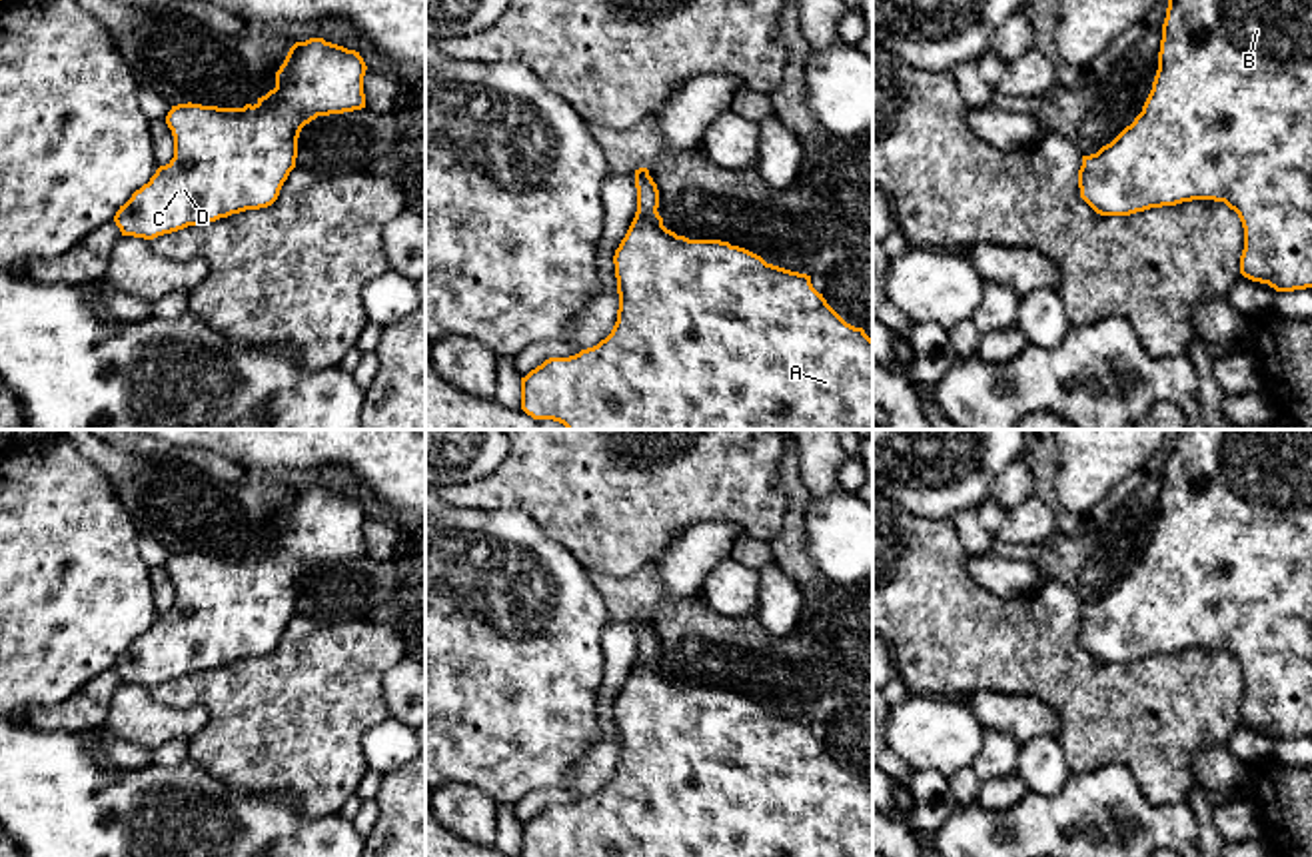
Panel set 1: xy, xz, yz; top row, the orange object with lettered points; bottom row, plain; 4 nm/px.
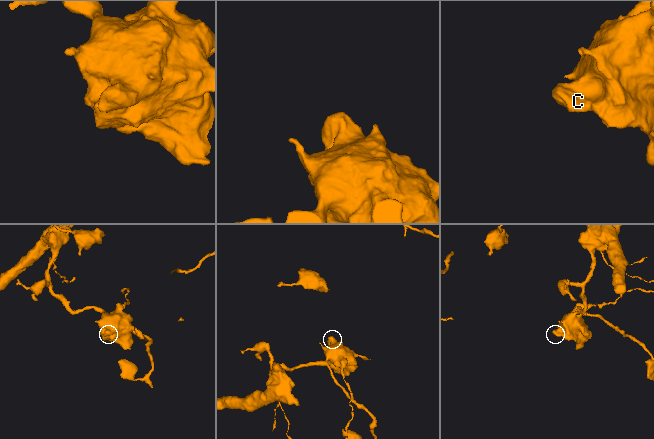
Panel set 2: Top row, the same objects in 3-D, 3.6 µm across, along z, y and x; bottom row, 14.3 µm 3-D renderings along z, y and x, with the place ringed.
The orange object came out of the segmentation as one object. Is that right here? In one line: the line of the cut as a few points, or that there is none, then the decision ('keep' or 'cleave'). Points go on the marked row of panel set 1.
cut none; keep

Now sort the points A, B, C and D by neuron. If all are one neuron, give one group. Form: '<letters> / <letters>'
A B C D

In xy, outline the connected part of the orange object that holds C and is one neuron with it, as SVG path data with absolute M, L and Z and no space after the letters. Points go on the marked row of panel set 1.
M310 38L290 48L276 72L276 88L254 106L218 108L192 102L172 106L166 124L174 136L174 158L120 206L114 222L122 236L154 240L188 226L272 206L296 168L302 128L318 116L365 108L365 70L359 52Z

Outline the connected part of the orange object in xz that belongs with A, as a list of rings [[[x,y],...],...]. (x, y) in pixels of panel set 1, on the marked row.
[[[647,168],[635,170],[637,212],[615,250],[617,322],[597,346],[569,358],[549,358],[521,378],[521,410],[567,429],[873,429],[873,340],[847,324],[819,294],[811,276],[767,264],[761,256],[721,240],[689,240],[663,226],[659,190]]]

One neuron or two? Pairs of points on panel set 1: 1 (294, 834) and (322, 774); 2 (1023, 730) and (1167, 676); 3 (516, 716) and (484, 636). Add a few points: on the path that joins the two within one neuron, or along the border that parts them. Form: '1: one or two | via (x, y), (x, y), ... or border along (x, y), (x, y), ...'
1: two | border along (258, 798), (290, 800), (304, 816), (338, 814)
2: two | border along (1015, 694), (1037, 696), (1059, 718), (1059, 736)
3: one | via (502, 696), (484, 670), (484, 656)

